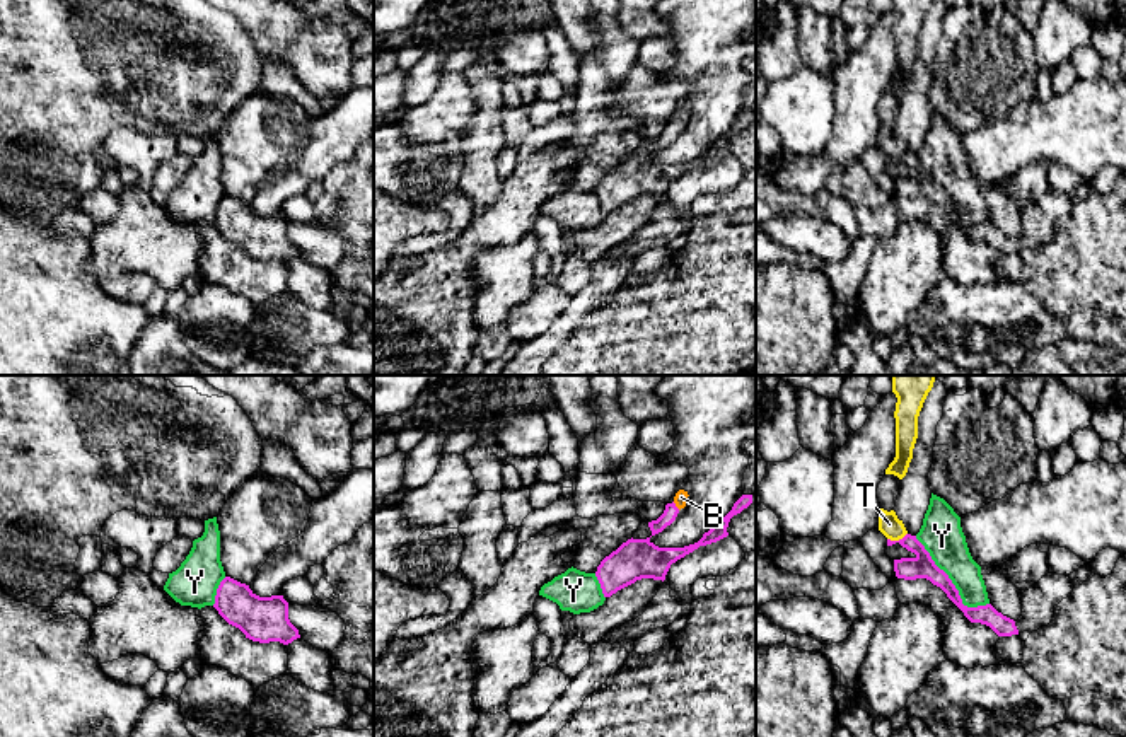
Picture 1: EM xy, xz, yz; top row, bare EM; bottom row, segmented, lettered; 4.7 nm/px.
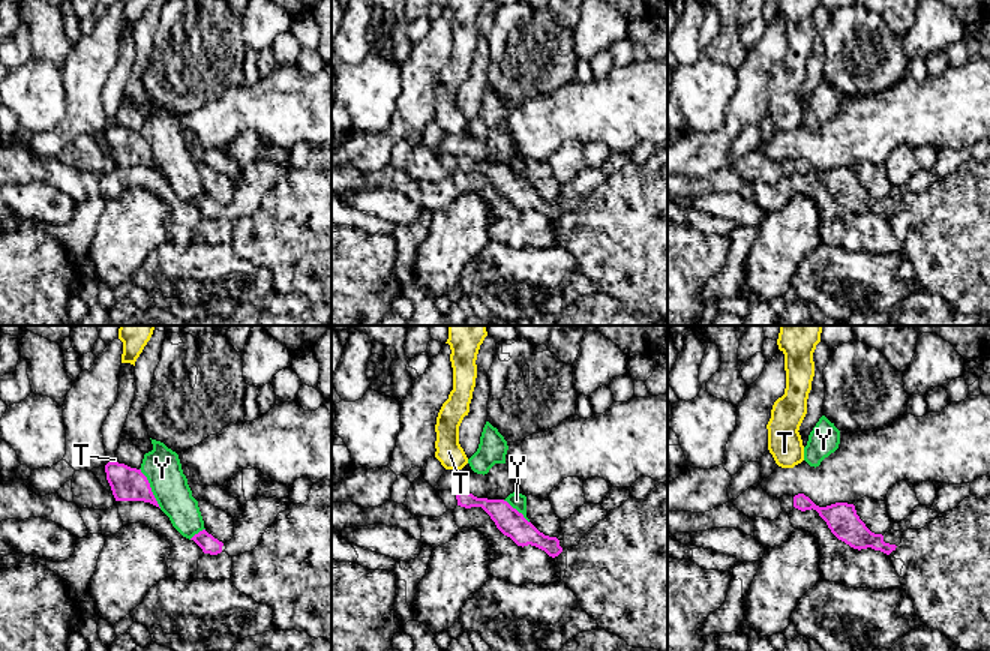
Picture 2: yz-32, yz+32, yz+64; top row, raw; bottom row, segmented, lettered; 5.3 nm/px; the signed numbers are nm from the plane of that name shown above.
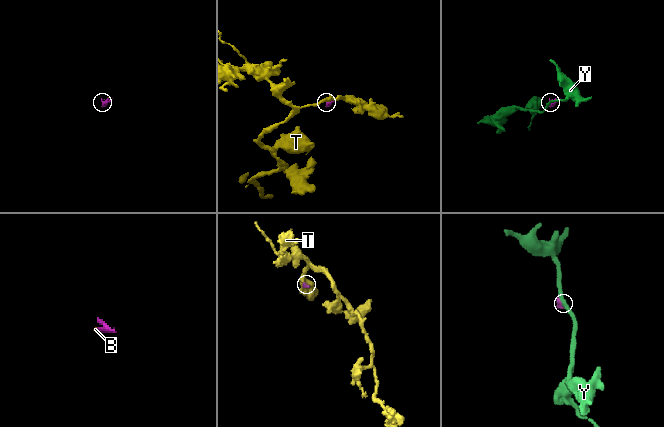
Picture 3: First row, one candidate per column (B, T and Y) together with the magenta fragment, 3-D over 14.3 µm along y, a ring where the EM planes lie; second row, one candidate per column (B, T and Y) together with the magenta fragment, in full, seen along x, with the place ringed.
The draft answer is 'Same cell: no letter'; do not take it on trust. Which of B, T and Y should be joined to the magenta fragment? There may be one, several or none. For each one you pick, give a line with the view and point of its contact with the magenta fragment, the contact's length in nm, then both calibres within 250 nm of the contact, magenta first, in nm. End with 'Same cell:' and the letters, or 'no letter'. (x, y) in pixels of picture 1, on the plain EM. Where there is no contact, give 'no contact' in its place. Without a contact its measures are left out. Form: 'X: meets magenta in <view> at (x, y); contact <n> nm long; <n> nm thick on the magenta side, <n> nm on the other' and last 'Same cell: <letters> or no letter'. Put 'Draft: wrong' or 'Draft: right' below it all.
B: meets magenta in xz at (674, 123); contact 50 nm long; 100 nm thick on the magenta side, 60 nm on the other
Same cell: B
Draft: wrong

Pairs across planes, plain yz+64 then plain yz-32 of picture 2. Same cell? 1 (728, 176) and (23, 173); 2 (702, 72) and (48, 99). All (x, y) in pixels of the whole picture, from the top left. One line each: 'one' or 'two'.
1: one
2: one

